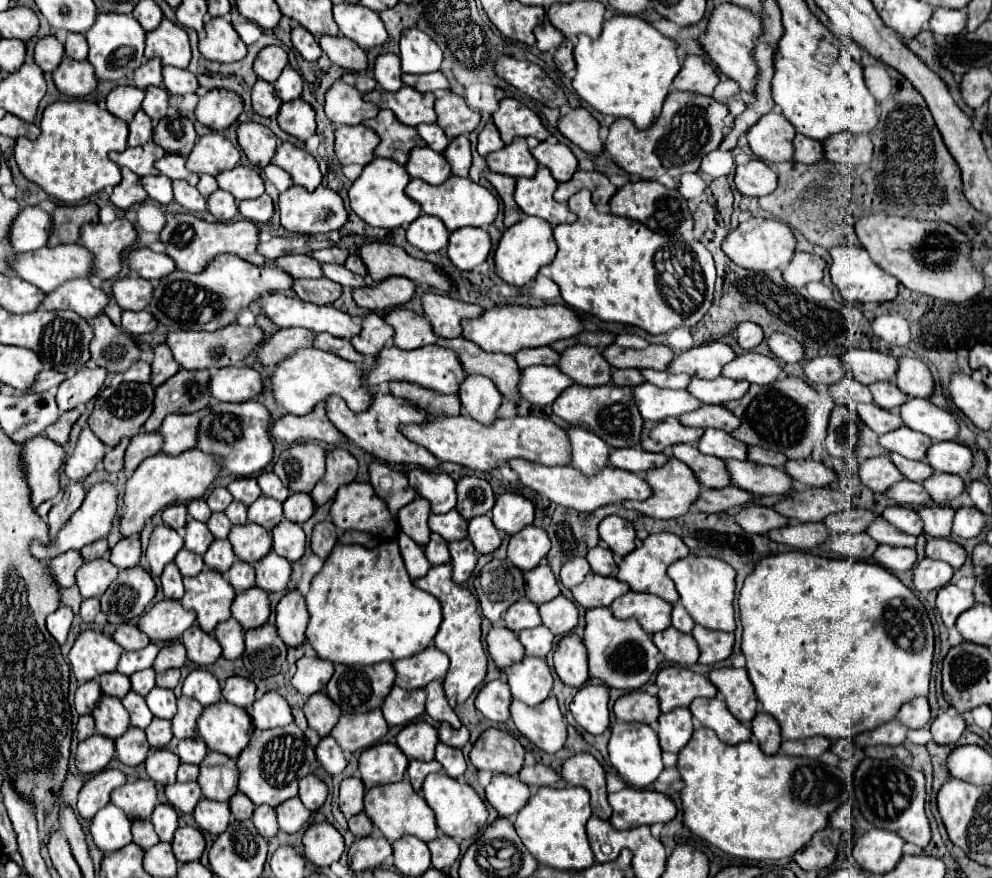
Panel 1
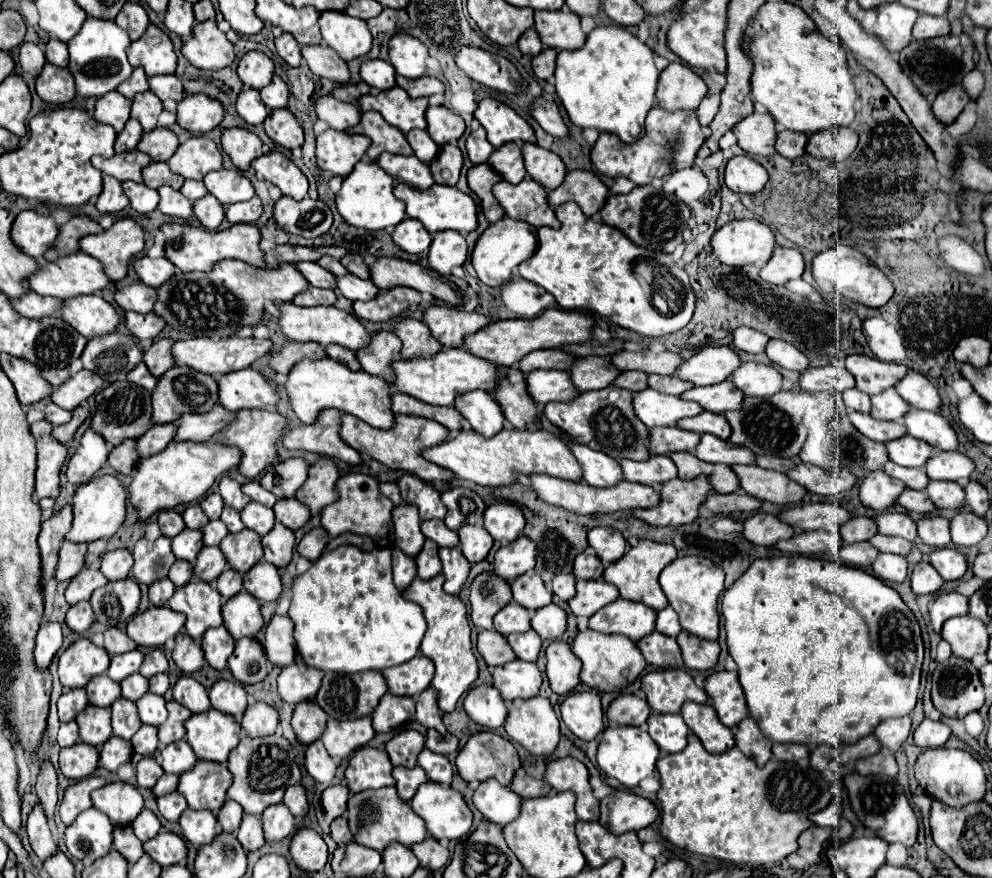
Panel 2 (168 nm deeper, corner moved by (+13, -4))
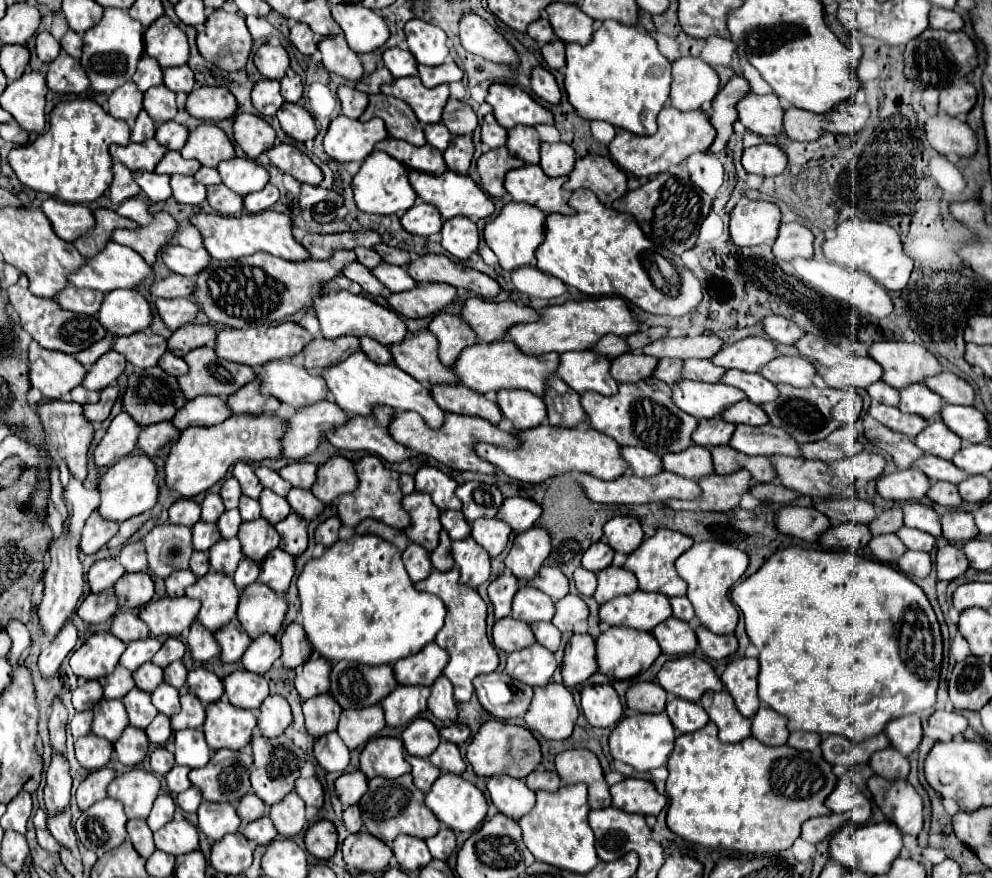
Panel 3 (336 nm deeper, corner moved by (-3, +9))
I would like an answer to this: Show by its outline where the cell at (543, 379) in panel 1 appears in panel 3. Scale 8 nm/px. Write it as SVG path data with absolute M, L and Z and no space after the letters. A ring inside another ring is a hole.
M570 351L560 357L558 377L566 381L574 391L596 391L602 395L614 395L618 391L616 379L610 375L610 361L596 351Z

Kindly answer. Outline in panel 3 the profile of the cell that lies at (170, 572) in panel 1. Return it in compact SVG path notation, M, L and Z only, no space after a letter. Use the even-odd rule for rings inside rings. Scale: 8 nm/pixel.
M174 571L166 577L166 593L170 597L182 597L188 585L196 583L196 575L192 571Z

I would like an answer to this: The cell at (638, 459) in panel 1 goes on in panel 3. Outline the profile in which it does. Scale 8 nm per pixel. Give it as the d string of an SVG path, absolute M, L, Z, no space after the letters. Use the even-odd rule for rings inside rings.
M692 445L680 453L666 453L662 461L664 461L666 471L672 471L692 481L698 481L700 477L714 473L710 449L700 447L700 445Z

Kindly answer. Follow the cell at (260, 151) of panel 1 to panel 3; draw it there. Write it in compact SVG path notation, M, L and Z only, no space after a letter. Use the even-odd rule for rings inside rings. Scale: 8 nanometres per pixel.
M240 113L234 117L234 139L250 159L256 159L274 145L276 133L262 117Z

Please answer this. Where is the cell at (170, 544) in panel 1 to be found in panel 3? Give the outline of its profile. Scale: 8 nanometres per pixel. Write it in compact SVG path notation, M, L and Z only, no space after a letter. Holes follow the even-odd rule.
M158 525L144 537L148 553L148 569L158 577L168 577L172 571L188 569L192 555L190 529L182 525Z

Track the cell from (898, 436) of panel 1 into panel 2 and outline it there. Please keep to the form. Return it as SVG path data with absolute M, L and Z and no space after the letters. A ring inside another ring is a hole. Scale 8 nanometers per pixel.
M908 434L902 438L890 440L884 446L892 462L896 462L898 466L908 466L908 468L922 468L926 460L934 454L934 448L930 444L924 444L922 440L912 438Z

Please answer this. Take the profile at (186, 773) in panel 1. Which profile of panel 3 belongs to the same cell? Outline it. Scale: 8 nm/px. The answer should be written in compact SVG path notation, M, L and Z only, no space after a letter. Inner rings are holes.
M174 765L168 775L166 775L166 783L168 783L168 789L178 795L182 791L186 791L192 783L188 779L188 773L190 773L190 767L182 767L182 765Z

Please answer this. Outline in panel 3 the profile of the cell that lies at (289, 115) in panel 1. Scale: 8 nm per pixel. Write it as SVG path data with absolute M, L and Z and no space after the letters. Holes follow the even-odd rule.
M284 103L276 115L278 115L282 131L294 141L306 143L318 135L312 115L296 103Z

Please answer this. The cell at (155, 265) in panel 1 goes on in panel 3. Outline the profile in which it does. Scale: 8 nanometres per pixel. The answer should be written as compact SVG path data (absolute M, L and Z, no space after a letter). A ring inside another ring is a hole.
M166 245L162 251L162 259L170 271L186 277L196 277L210 263L210 255L206 249L192 251L182 245Z

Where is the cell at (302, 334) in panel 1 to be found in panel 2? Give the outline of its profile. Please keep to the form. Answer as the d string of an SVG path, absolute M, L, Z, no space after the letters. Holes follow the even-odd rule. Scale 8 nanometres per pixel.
M290 340L286 342L280 350L270 354L270 368L278 374L288 374L288 370L302 358L310 358L310 360L318 360L318 358L326 358L322 346L318 342L296 342Z

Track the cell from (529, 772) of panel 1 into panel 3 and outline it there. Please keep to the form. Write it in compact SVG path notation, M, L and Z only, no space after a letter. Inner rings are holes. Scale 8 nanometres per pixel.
M536 769L536 771L532 771L526 777L526 785L532 791L538 791L538 789L556 791L560 787L560 777L558 777L558 773L550 773L550 771L544 771L544 769Z

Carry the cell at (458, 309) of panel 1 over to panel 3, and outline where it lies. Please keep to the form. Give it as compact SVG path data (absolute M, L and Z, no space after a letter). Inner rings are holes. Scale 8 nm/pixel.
M480 297L468 299L462 307L462 319L478 333L482 343L494 343L506 337L508 329L520 323L536 321L540 313L532 307L514 301L486 301Z

